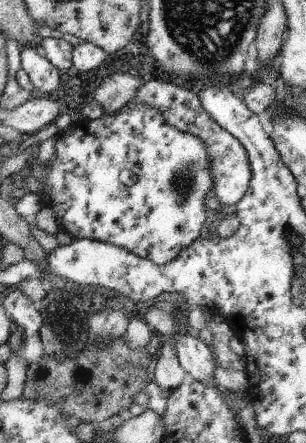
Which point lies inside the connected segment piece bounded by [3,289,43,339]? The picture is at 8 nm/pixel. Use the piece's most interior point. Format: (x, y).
(19, 307)

